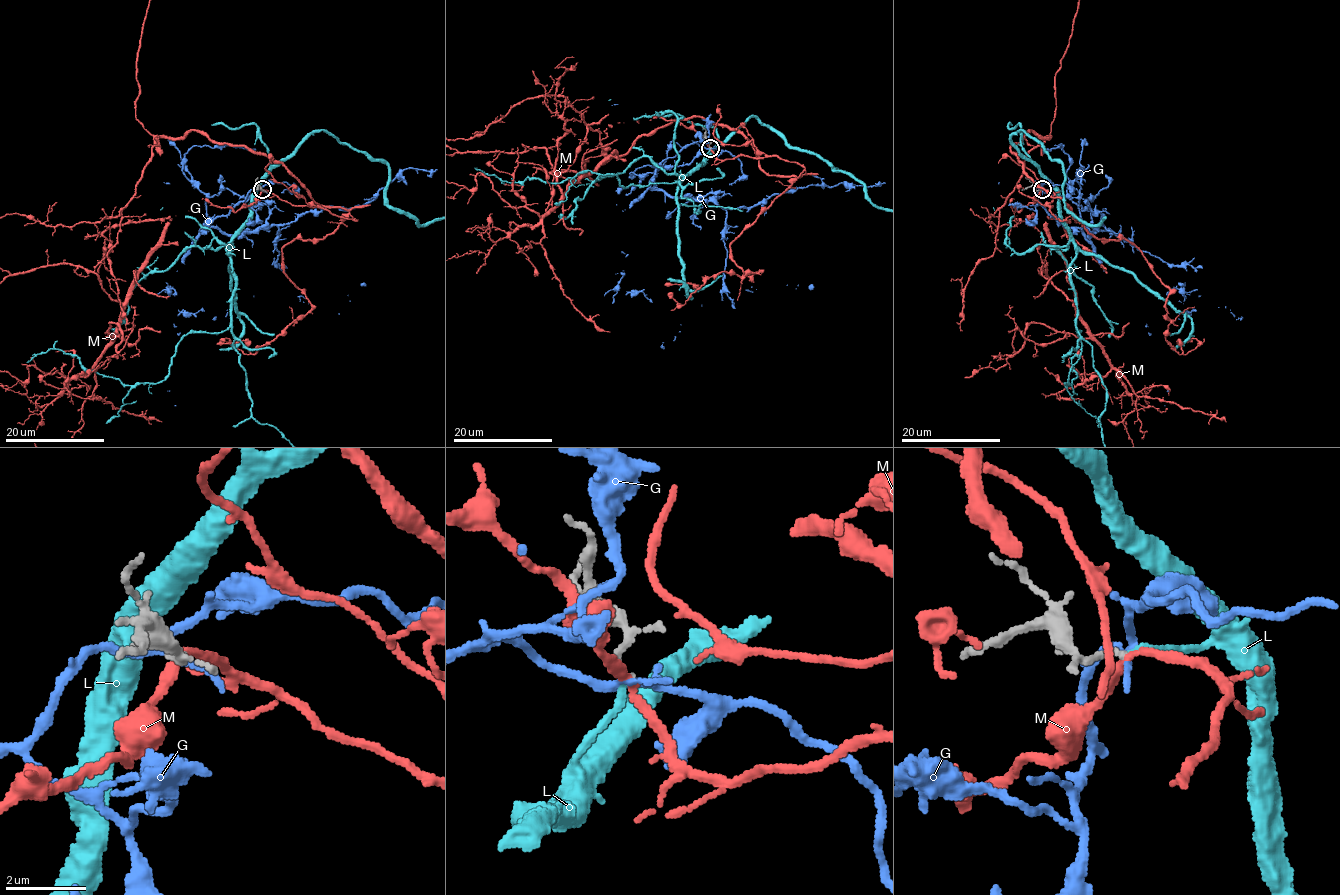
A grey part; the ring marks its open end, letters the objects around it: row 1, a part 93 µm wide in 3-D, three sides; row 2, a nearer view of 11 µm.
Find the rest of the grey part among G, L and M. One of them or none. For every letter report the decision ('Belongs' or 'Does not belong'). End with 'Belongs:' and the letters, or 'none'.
G: Does not belong
L: Belongs
M: Does not belong
Belongs: L

